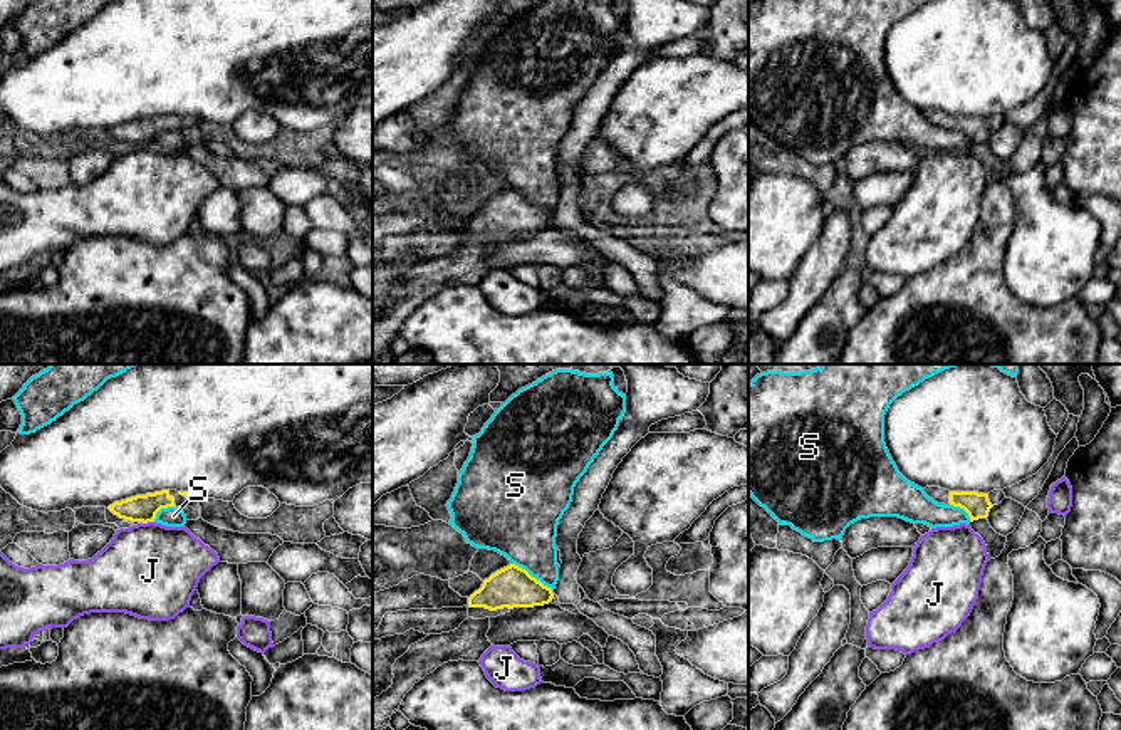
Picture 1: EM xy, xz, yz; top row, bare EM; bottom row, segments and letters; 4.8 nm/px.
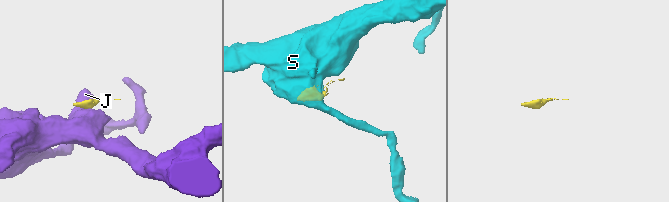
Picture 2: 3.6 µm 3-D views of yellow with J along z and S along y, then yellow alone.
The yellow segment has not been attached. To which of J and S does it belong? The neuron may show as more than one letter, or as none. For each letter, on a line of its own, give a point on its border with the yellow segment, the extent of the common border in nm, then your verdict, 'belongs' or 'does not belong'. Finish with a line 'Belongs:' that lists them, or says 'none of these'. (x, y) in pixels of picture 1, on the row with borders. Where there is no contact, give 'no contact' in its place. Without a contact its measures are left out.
J: contact xy (148, 521); length 60 nm; does not belong
S: contact xz (531, 576); length 260 nm; does not belong
Belongs: none of these

